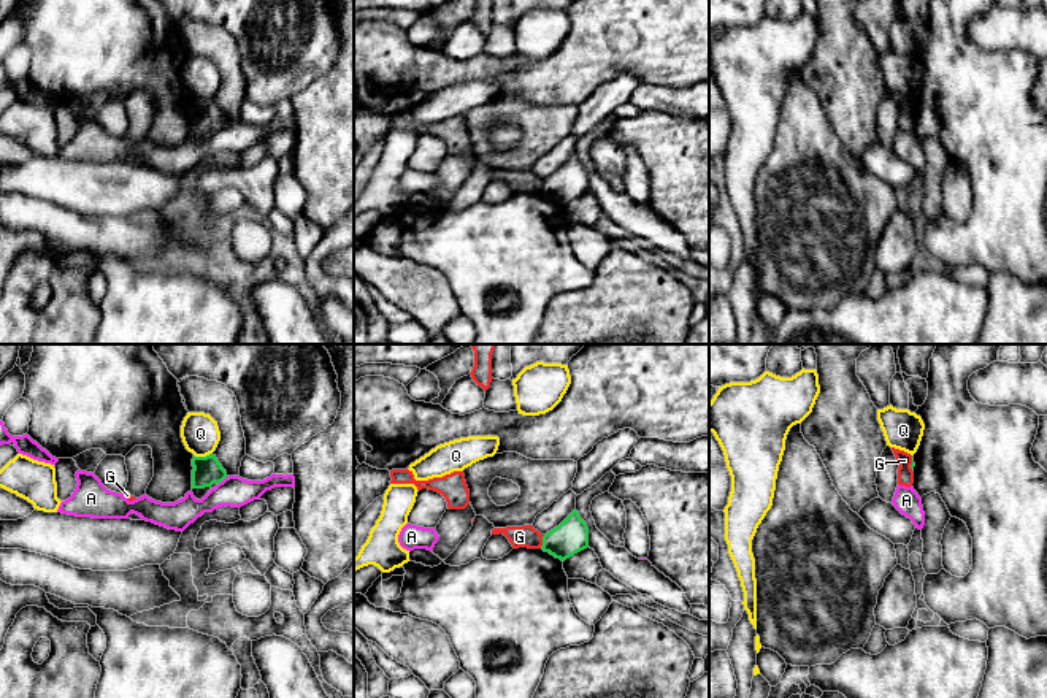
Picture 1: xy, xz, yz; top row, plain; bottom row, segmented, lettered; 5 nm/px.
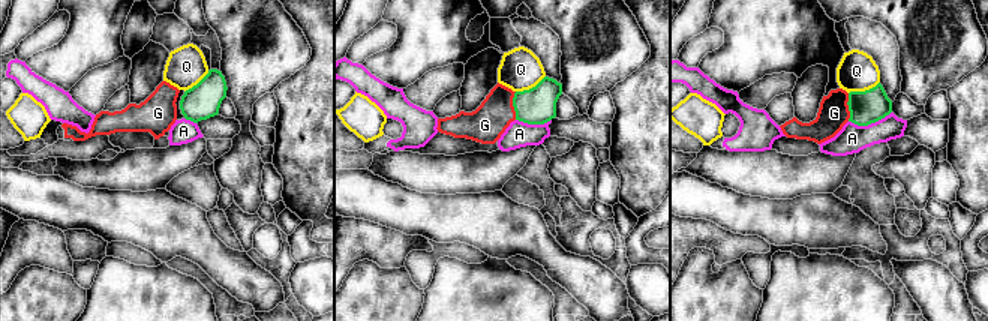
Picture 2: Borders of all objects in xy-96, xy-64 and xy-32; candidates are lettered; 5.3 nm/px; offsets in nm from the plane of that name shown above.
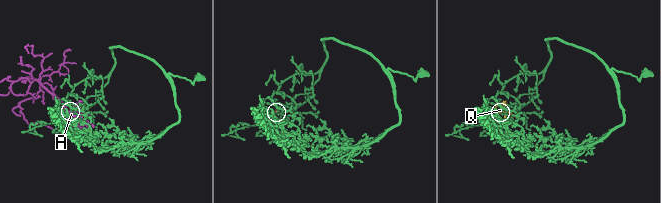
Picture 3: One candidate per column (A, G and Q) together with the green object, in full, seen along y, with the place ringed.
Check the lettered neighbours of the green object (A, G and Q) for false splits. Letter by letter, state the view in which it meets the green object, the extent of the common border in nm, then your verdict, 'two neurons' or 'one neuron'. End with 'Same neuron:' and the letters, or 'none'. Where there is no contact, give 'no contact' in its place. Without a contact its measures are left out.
A: xy | 80 nm | two neurons
G: xz | 80 nm | two neurons
Q: xy | 100 nm | two neurons
Same neuron: none

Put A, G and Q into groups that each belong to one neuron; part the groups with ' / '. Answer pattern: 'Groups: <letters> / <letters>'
Groups: A / G / Q

